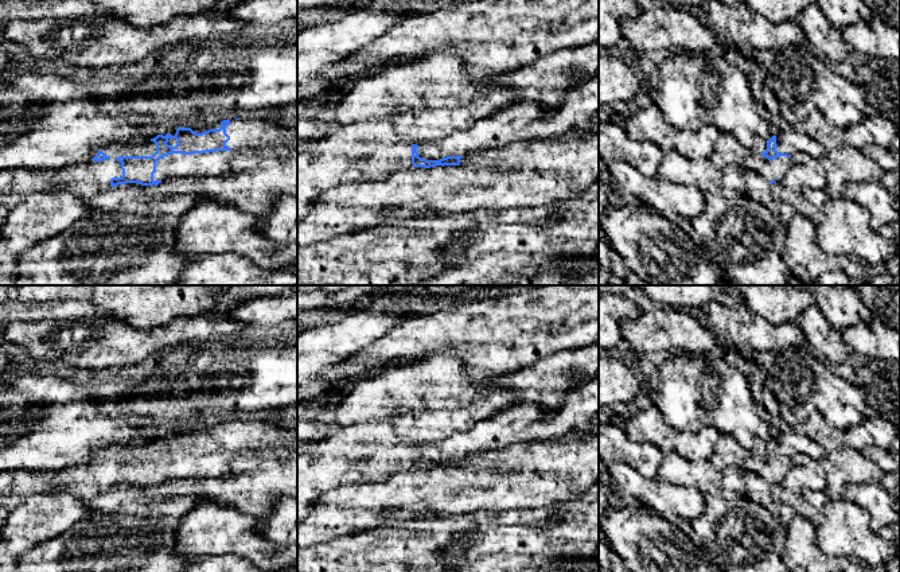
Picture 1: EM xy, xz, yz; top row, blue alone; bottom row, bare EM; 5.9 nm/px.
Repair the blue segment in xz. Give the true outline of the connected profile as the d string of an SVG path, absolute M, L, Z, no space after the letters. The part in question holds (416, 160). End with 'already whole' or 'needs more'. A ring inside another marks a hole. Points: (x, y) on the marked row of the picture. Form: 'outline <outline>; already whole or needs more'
outline M413 144L412 145L412 164L413 167L424 167L424 168L430 168L436 166L460 166L460 159L464 156L447 156L440 160L426 160L421 159L417 152L418 145Z; already whole

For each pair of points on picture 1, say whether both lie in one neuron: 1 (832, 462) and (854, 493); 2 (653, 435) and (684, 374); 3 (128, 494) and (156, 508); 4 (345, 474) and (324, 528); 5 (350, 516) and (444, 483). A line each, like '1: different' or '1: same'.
1: different
2: different
3: same
4: different
5: same

